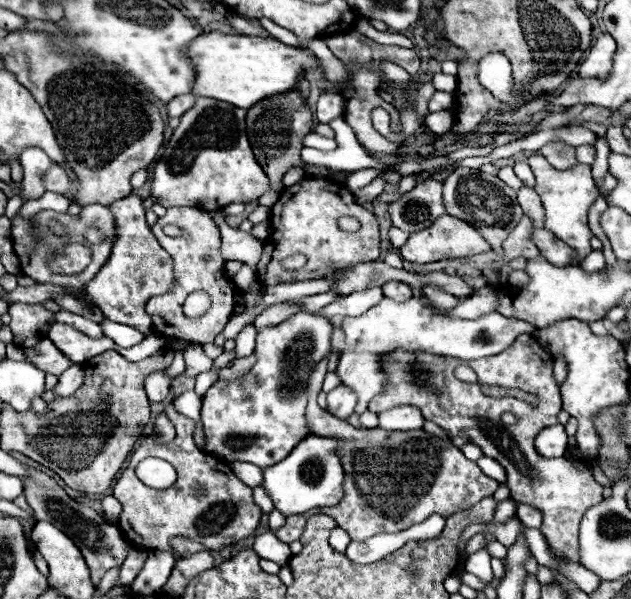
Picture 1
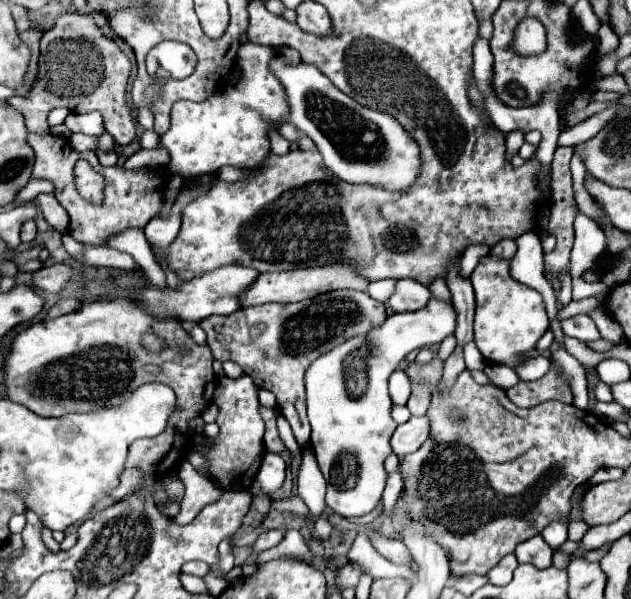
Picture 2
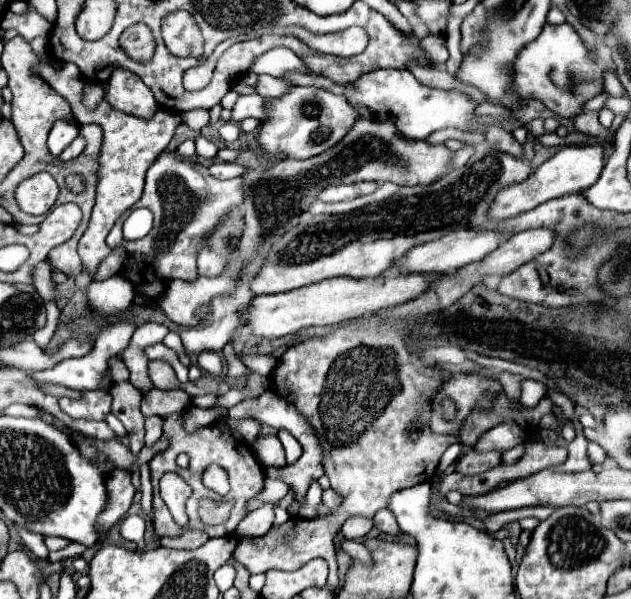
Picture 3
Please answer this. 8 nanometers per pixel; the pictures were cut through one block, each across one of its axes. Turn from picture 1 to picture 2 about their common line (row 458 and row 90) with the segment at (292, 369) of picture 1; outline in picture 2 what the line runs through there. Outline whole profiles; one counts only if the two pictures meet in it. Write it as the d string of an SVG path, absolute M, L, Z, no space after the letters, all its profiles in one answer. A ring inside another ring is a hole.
M242 44L238 50L242 80L238 84L218 90L206 102L176 102L172 106L172 126L160 136L160 146L170 152L170 172L196 178L200 174L216 174L222 166L246 170L260 166L270 154L268 130L288 118L286 94L268 68L274 54L276 50L270 46Z

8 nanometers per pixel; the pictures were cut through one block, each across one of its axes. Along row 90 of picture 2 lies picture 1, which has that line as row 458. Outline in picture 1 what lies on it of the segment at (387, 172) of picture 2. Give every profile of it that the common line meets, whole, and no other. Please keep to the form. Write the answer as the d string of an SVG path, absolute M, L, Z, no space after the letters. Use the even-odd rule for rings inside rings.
M308 436L304 438L298 448L294 448L282 462L264 468L264 482L262 486L266 488L268 496L274 500L274 506L284 514L284 516L294 516L294 514L304 514L312 508L322 508L322 506L334 506L342 500L344 490L344 468L338 456L338 444L340 440L336 438L324 438L324 436Z

